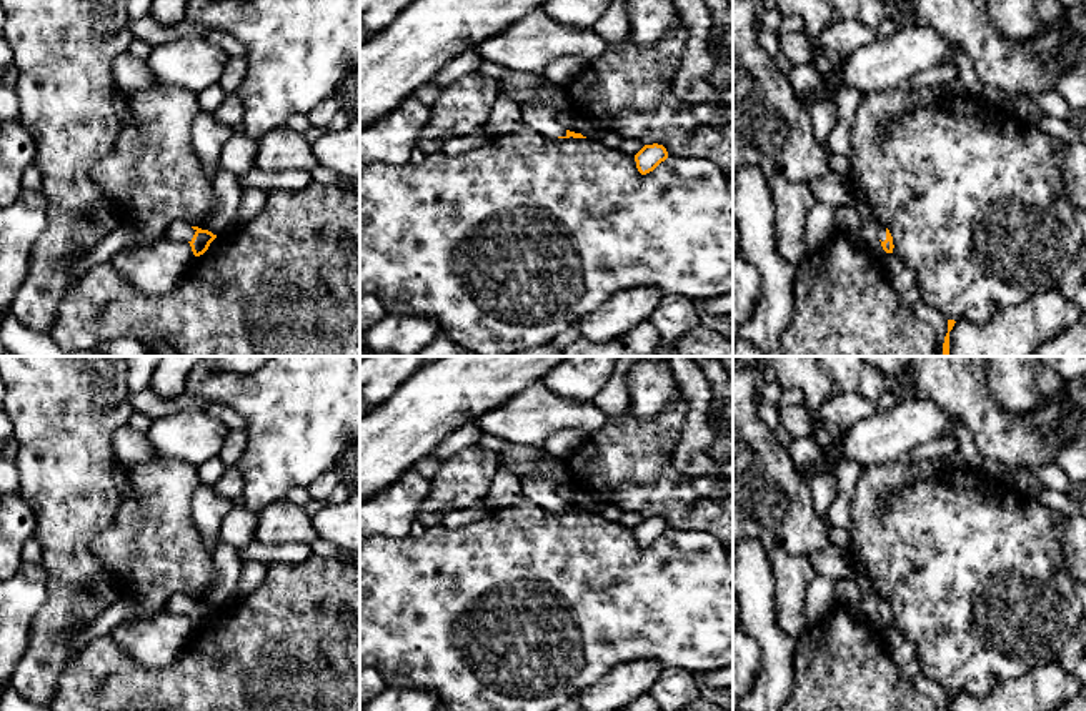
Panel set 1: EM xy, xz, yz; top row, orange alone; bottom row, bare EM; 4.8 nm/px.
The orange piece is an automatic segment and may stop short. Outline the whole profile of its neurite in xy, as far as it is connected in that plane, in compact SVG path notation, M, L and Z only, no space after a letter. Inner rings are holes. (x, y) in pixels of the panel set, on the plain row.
M172 596L163 604L163 609L173 614L188 614L195 629L203 628L217 611L212 604L192 599L190 596Z

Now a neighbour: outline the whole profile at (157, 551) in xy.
M155 455L150 461L135 466L125 466L118 461L118 468L117 486L122 503L112 525L92 541L92 551L103 563L103 571L113 586L128 588L147 603L138 614L127 621L165 611L163 604L172 596L190 596L202 601L217 573L213 551L205 546L192 513L192 496L202 485L197 466L183 460Z

